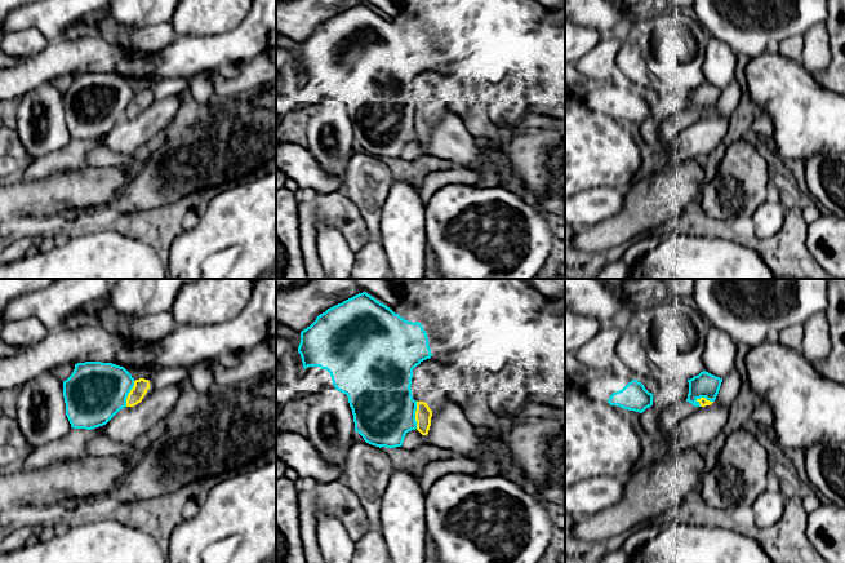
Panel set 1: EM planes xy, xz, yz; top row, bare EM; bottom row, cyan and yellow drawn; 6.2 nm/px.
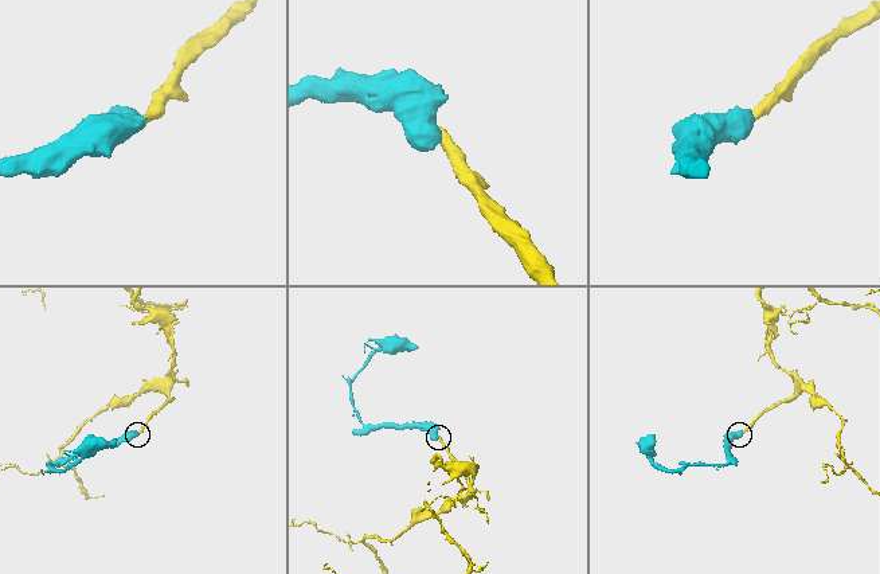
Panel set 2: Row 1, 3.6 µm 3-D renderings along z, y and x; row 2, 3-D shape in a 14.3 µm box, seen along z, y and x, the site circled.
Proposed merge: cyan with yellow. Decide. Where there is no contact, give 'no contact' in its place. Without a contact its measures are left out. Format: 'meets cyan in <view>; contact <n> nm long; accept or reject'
meets cyan in xz; contact 170 nm long; reject

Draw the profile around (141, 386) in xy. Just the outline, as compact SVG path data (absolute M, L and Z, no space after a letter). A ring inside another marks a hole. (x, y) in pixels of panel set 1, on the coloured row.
M144 378L135 380L133 389L128 394L126 407L134 407L138 403L141 403L148 389L150 389L148 380Z

